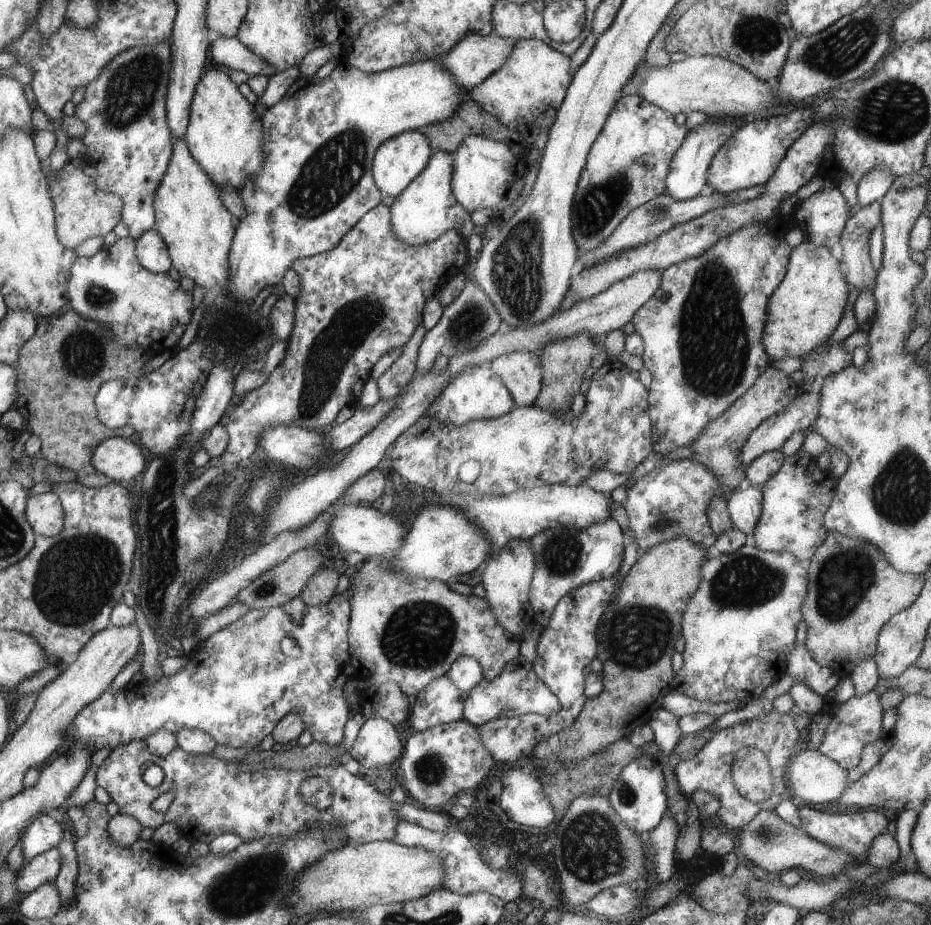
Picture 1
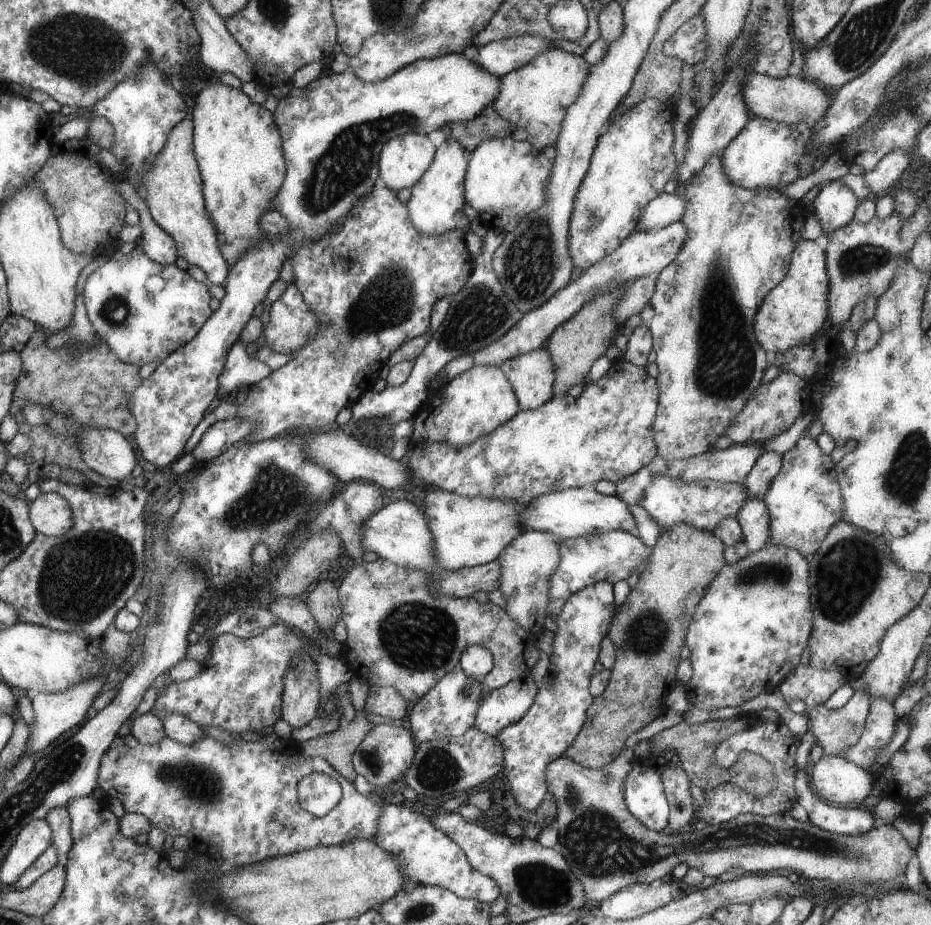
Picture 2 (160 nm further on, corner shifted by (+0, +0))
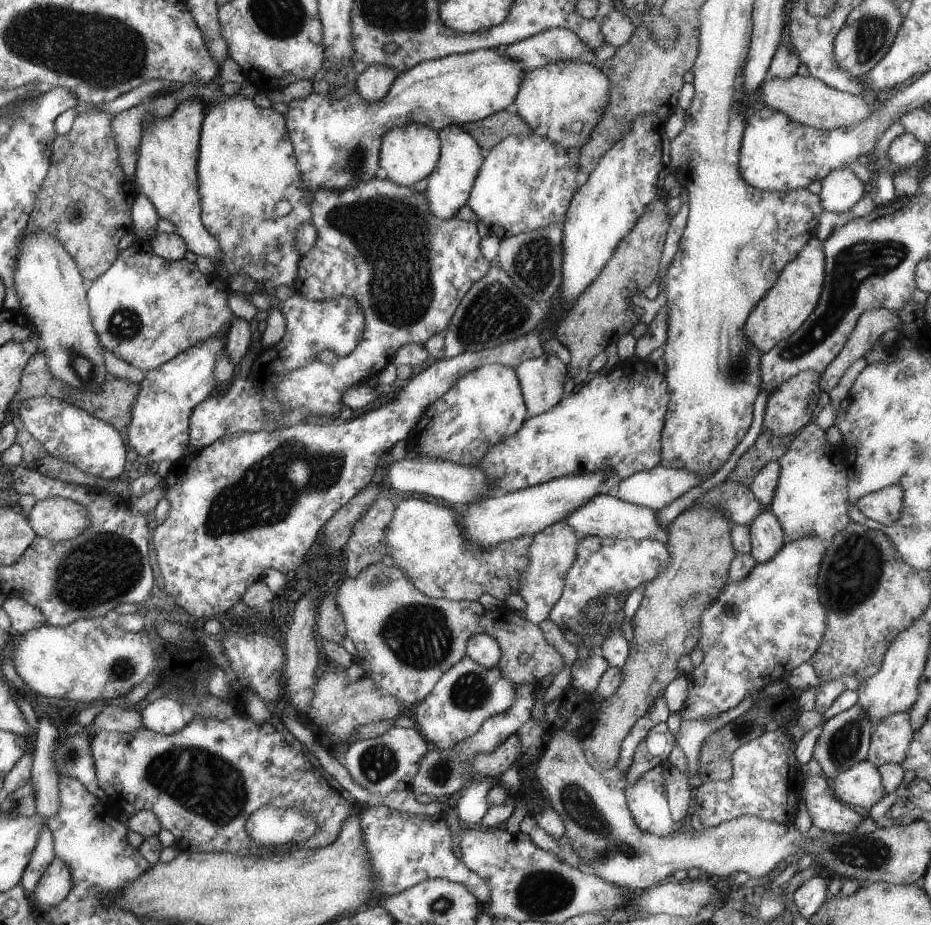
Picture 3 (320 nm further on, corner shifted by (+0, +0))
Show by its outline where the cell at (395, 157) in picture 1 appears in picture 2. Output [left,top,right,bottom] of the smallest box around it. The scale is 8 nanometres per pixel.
[379,132,437,192]

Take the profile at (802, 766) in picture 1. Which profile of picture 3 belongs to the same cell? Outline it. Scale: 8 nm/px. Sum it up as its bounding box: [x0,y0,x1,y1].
[830,760,886,808]

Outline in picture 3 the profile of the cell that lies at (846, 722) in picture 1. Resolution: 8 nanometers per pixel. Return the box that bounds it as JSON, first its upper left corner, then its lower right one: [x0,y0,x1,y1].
[866,712,914,767]

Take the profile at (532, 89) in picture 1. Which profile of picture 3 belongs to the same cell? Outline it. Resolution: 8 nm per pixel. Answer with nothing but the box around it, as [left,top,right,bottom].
[510,60,610,150]

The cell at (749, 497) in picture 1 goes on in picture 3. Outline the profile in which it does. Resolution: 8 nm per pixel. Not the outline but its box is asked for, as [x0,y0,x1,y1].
[748,507,788,563]

